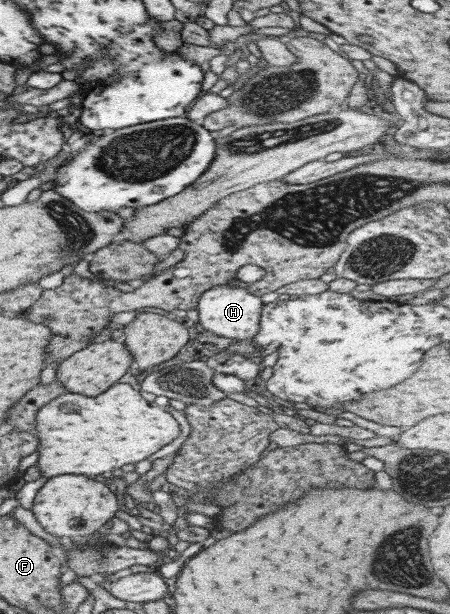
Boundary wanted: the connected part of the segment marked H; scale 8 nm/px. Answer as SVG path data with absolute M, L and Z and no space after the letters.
M240 285L212 286L206 292L202 292L196 301L195 312L198 317L196 325L199 330L208 330L224 338L252 339L259 329L262 305L260 297L246 292Z

